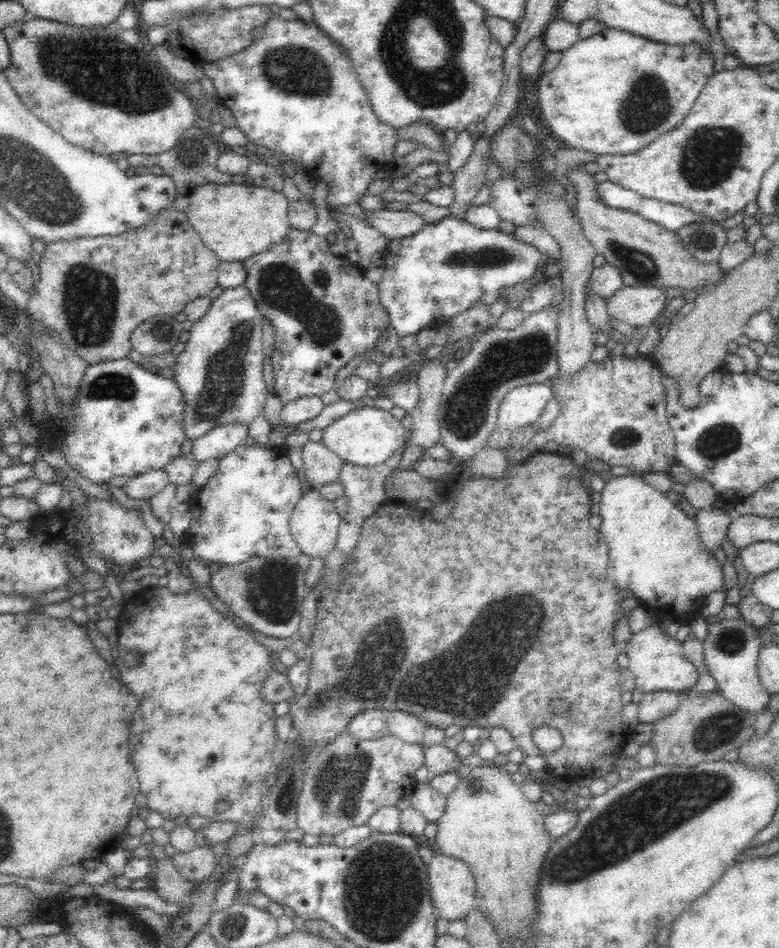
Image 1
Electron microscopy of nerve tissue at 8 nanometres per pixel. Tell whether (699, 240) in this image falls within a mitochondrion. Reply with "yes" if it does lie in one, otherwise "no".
yes

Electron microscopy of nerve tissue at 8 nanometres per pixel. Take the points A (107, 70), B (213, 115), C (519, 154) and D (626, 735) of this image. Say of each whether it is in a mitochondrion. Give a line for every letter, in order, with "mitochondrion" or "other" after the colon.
A: mitochondrion
B: other
C: mitochondrion
D: other

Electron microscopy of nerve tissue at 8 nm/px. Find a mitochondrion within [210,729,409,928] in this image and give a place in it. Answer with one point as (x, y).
(339, 784)

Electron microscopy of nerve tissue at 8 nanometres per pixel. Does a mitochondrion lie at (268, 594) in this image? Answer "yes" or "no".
yes

